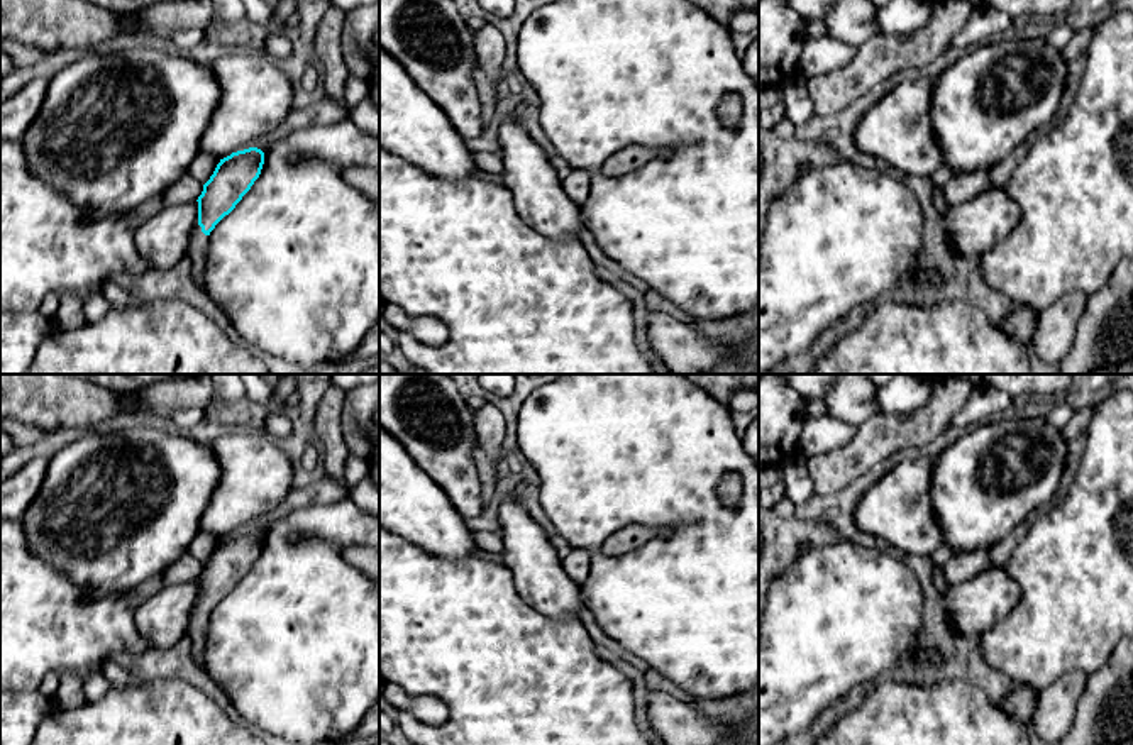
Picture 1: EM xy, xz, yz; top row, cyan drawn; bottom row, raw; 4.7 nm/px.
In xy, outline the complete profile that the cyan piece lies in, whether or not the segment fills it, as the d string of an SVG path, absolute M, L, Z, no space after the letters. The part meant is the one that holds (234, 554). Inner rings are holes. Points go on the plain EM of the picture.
M257 527L232 532L220 538L210 559L198 576L198 604L188 621L186 638L191 643L191 657L205 672L205 635L208 615L215 604L229 594L259 557L264 532Z

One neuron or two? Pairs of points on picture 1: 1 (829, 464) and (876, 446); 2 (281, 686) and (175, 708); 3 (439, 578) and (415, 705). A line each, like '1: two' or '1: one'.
1: one
2: two
3: two

